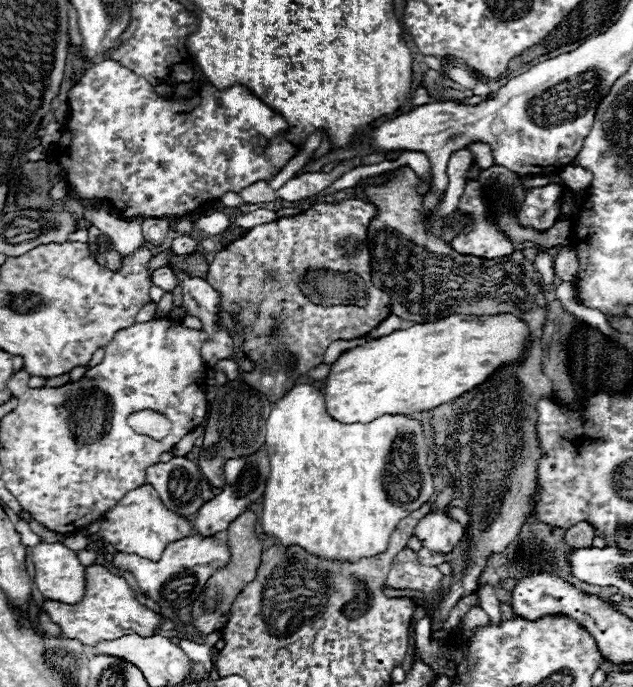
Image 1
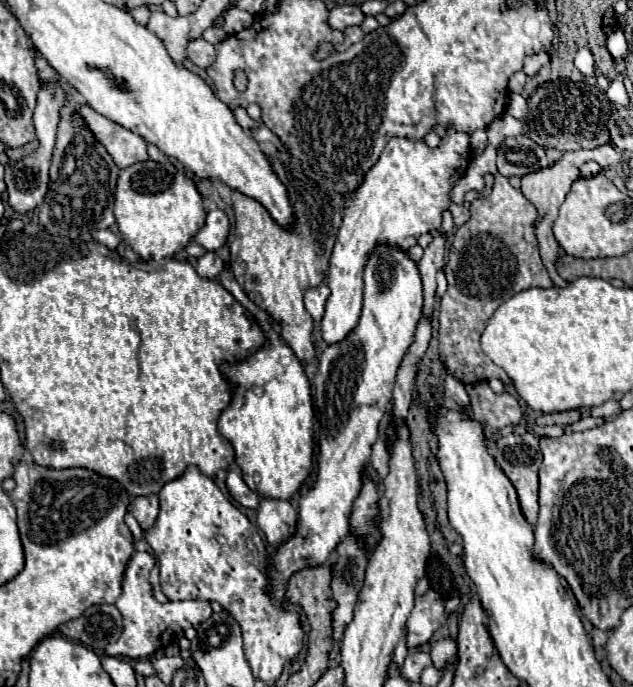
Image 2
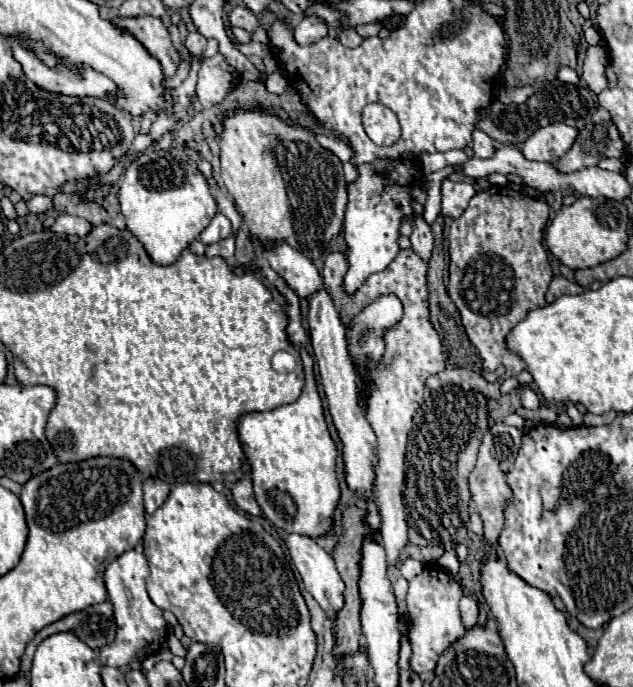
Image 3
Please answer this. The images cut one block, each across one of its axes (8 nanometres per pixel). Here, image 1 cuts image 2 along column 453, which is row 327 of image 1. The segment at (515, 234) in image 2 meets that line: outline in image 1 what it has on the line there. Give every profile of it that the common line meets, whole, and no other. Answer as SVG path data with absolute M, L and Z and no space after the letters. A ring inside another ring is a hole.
M342 200L342 202L330 202L330 204L316 204L316 206L308 208L308 210L304 210L302 214L296 214L294 218L288 218L288 220L286 220L286 218L278 218L278 220L274 220L274 222L254 226L244 238L232 242L228 248L224 248L222 252L218 252L216 258L214 258L214 262L210 264L210 270L208 270L208 284L210 284L214 290L222 292L222 310L228 312L232 318L238 320L240 336L242 336L242 340L244 340L242 350L244 350L244 352L248 354L248 358L256 364L256 370L244 374L244 380L246 380L250 386L254 386L254 388L258 388L260 392L264 392L270 402L276 402L278 398L282 398L284 392L288 392L300 376L304 376L310 368L322 364L324 352L326 352L326 348L328 348L330 342L334 342L334 340L354 340L356 336L366 334L368 330L376 328L382 320L386 320L386 318L390 316L390 298L388 298L388 294L382 292L382 290L378 290L378 288L374 288L372 282L370 282L370 252L368 252L366 240L368 240L368 224L370 224L370 220L372 220L376 214L378 214L378 210L376 210L372 204L366 204L366 202L362 202L362 200ZM308 266L312 266L312 268L332 268L332 270L340 270L340 272L356 272L356 274L362 274L362 278L364 278L364 282L366 282L366 286L368 286L368 294L370 294L368 304L362 306L362 308L358 308L358 306L344 306L344 304L340 304L340 306L316 306L316 304L312 304L312 302L310 302L308 298L304 298L304 294L298 290L298 284L292 284L292 282L290 282L290 278L294 278L296 274L308 270Z

